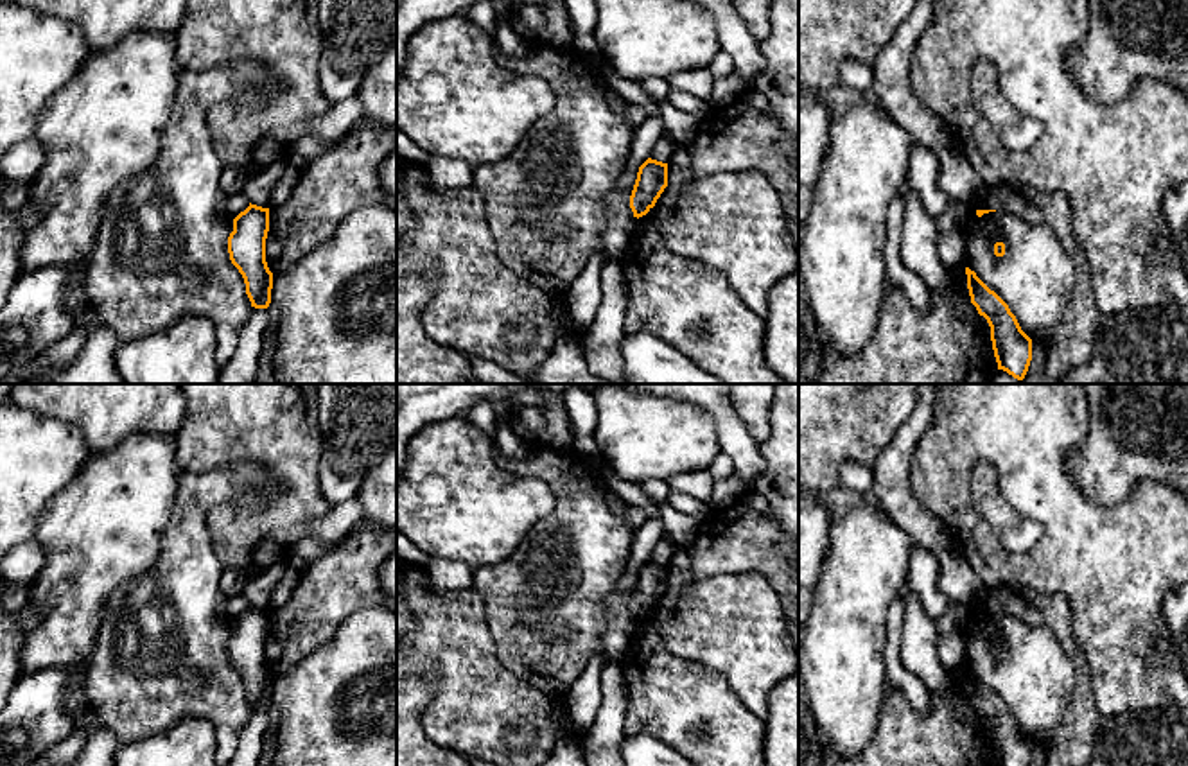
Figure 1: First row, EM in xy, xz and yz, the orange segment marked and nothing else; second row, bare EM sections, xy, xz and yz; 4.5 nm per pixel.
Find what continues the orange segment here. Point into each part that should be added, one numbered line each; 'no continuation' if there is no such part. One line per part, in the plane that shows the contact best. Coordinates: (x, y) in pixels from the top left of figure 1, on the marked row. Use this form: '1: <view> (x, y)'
no continuation

